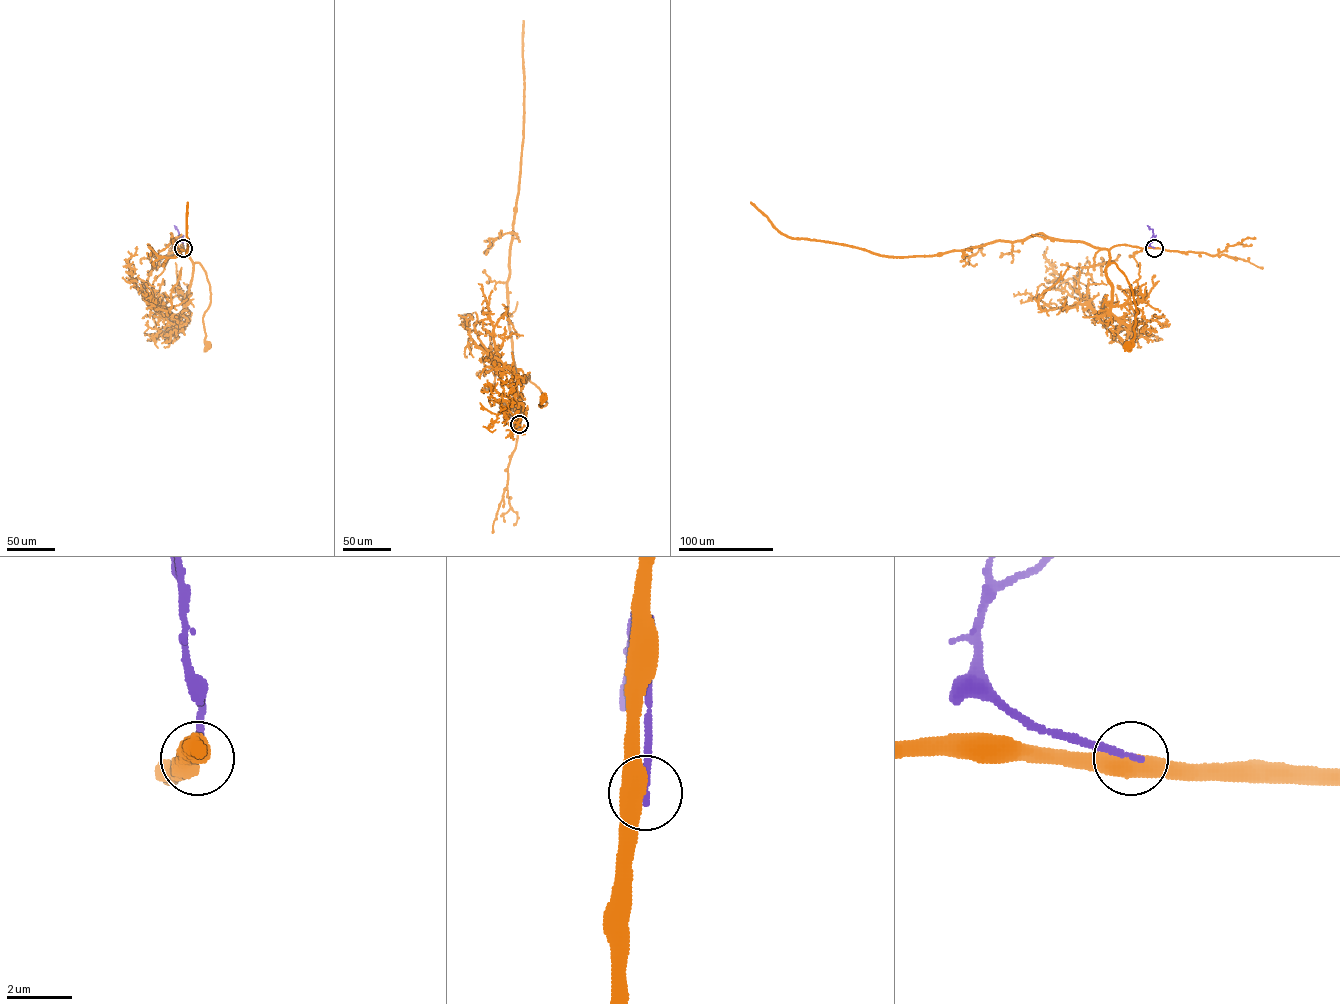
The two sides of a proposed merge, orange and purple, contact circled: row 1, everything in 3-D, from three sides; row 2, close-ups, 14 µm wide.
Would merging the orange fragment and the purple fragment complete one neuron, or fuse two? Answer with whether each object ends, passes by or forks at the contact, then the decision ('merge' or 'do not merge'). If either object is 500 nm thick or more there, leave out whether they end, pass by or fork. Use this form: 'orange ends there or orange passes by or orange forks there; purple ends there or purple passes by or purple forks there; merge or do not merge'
do not merge

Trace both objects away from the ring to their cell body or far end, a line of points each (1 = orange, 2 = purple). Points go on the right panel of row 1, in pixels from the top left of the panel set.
1: (1154, 248), (1124, 244), (1109, 250), (1108, 264), (1114, 263), (1125, 276), (1137, 312), (1135, 337), (1127, 346)
2: (1154, 248), (1150, 245), (1153, 229), (1147, 225)

